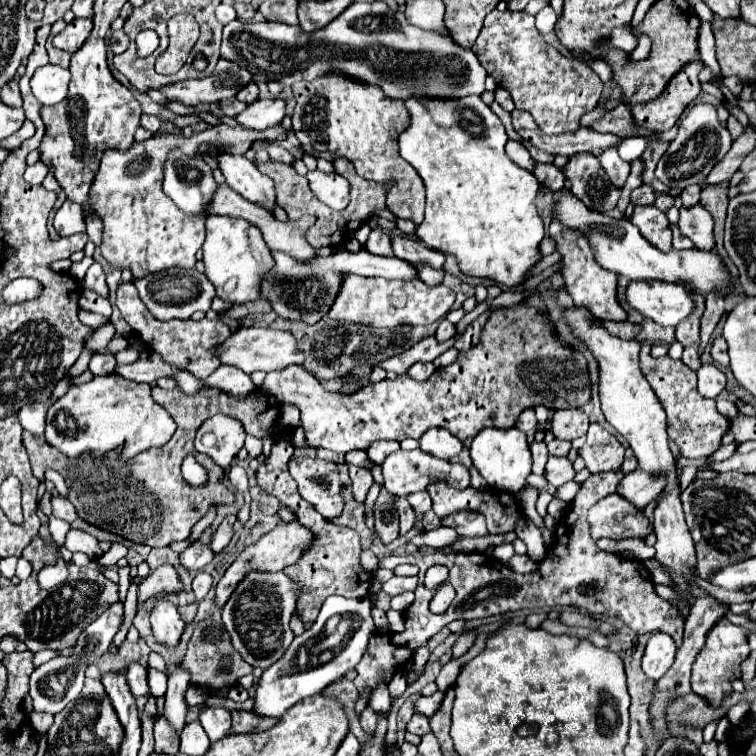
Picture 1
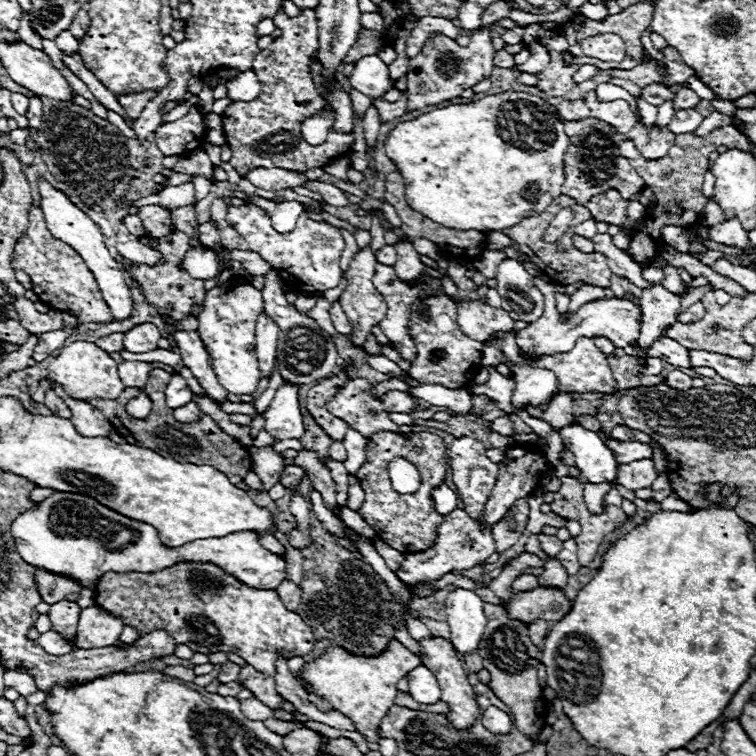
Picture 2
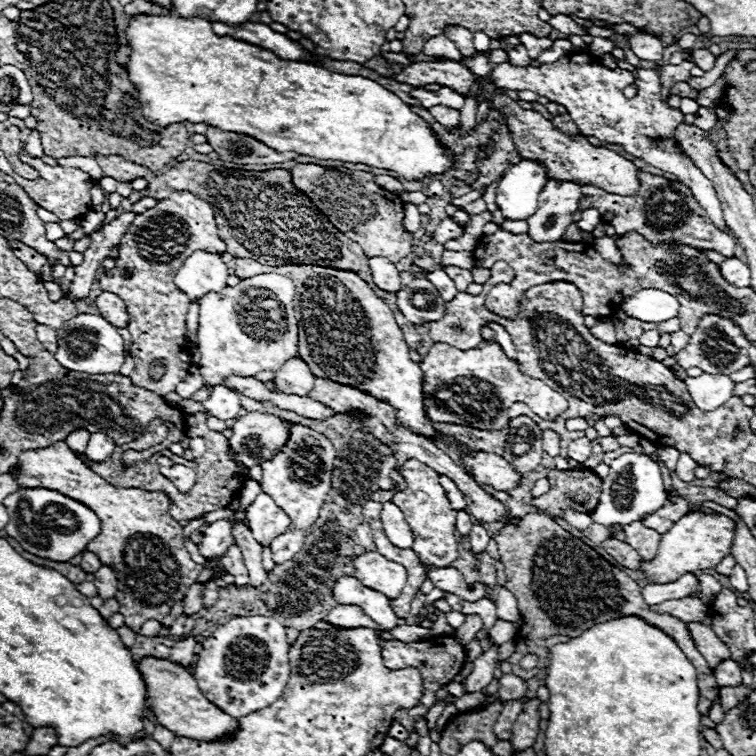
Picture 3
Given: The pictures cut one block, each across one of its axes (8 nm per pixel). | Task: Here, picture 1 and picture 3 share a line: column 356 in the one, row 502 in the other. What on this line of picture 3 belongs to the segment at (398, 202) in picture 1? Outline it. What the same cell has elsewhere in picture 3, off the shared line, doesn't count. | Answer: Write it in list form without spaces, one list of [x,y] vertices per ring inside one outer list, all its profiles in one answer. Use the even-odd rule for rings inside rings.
[[[64,442],[22,452],[18,484],[24,488],[58,490],[60,494],[86,504],[100,516],[102,532],[86,550],[94,552],[104,566],[114,568],[120,582],[116,592],[120,614],[134,632],[138,632],[146,620],[162,620],[198,580],[202,566],[190,558],[184,546],[184,526],[170,516],[172,500],[166,492],[116,488],[92,472]]]

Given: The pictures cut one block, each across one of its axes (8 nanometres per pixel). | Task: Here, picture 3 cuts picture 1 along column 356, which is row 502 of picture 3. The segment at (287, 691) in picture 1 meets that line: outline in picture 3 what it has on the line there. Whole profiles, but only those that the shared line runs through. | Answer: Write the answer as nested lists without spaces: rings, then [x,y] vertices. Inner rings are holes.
[[[636,452],[622,454],[610,462],[610,474],[602,480],[600,504],[590,512],[592,520],[602,526],[626,526],[630,522],[642,520],[646,514],[656,512],[666,502],[664,484],[660,476],[660,466],[654,464],[648,456],[640,456]]]

